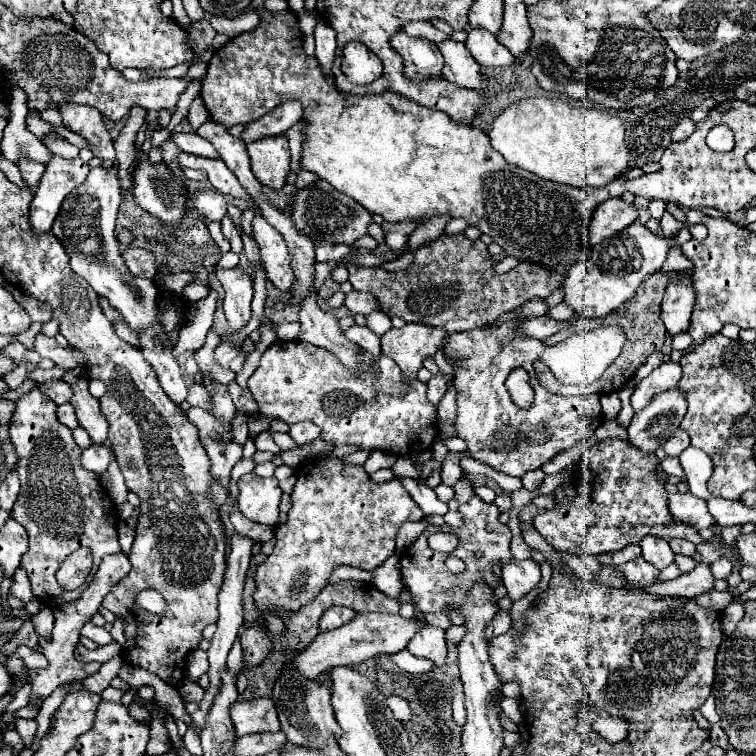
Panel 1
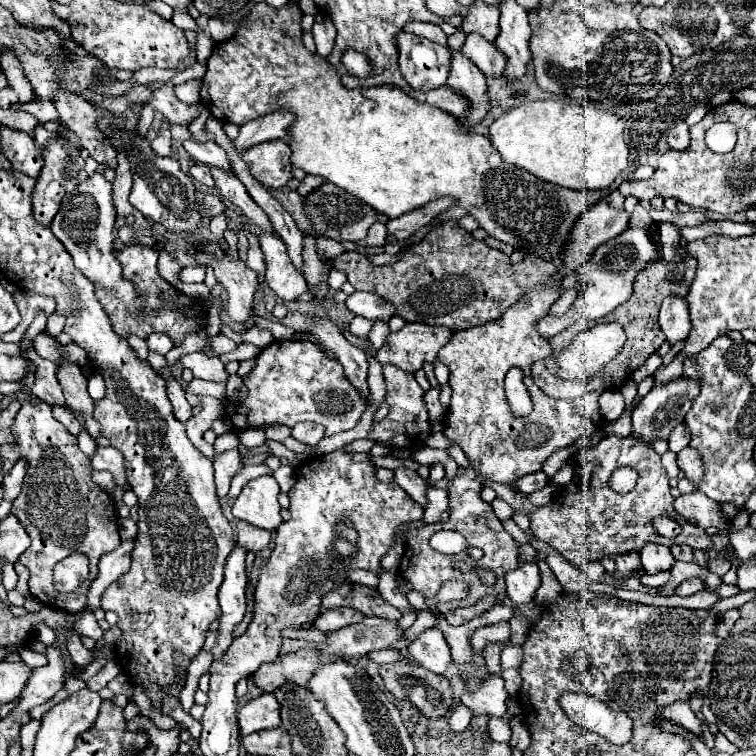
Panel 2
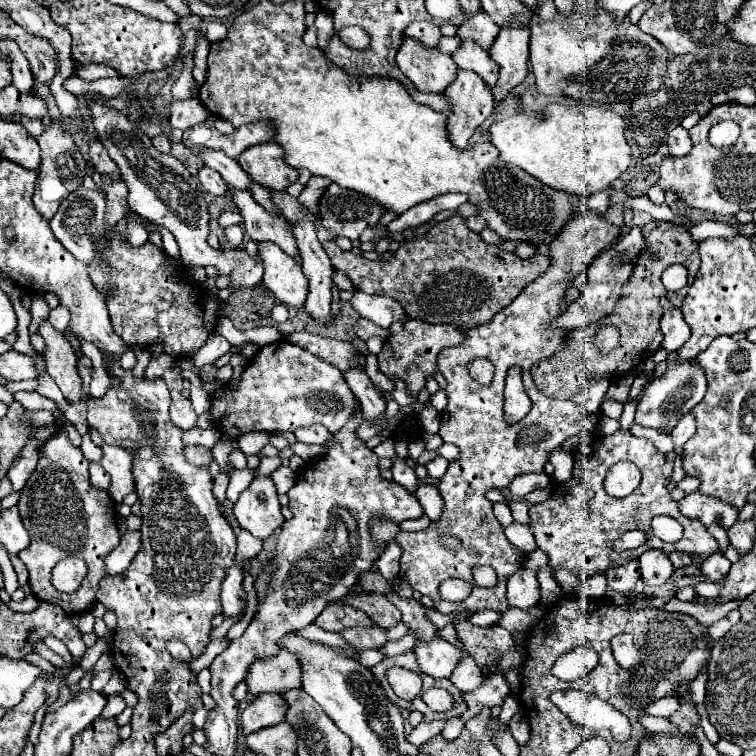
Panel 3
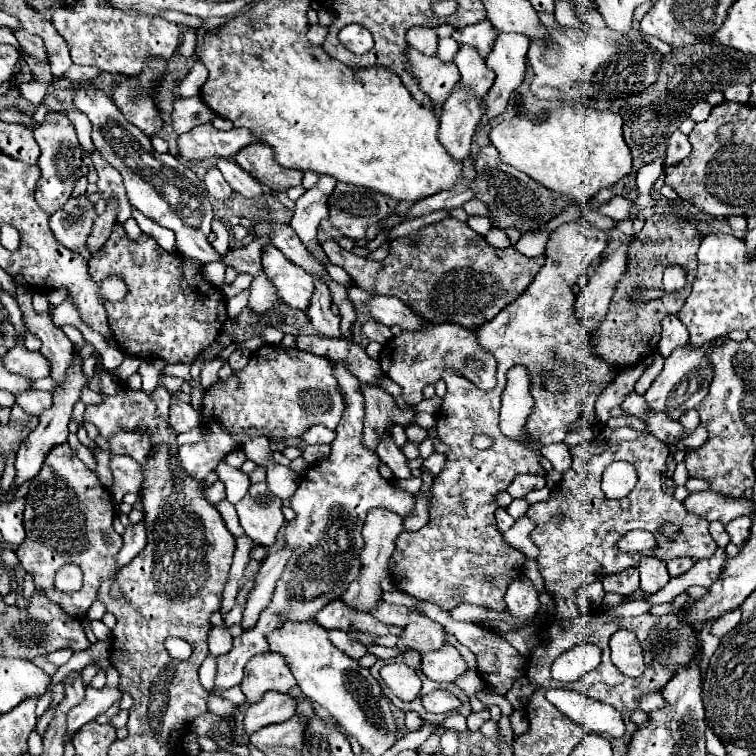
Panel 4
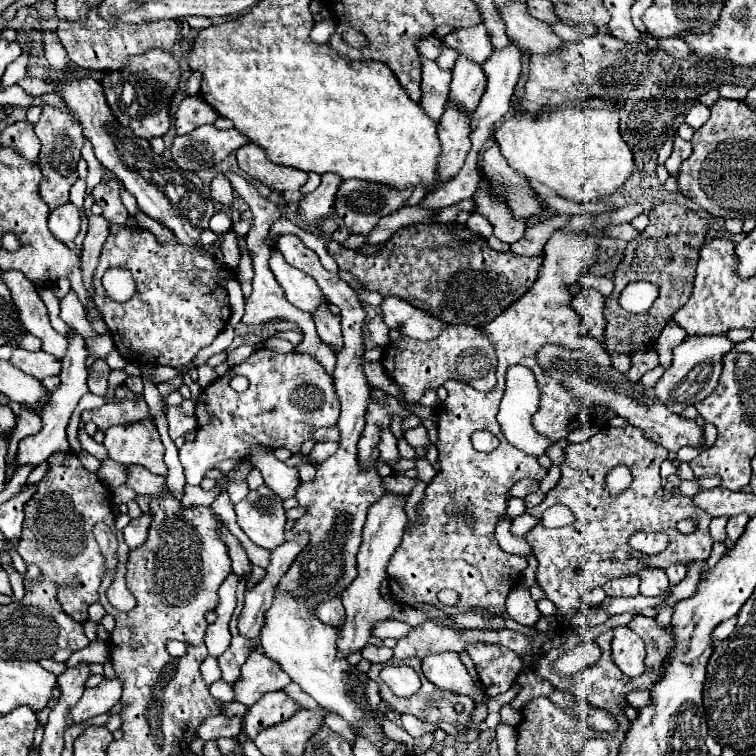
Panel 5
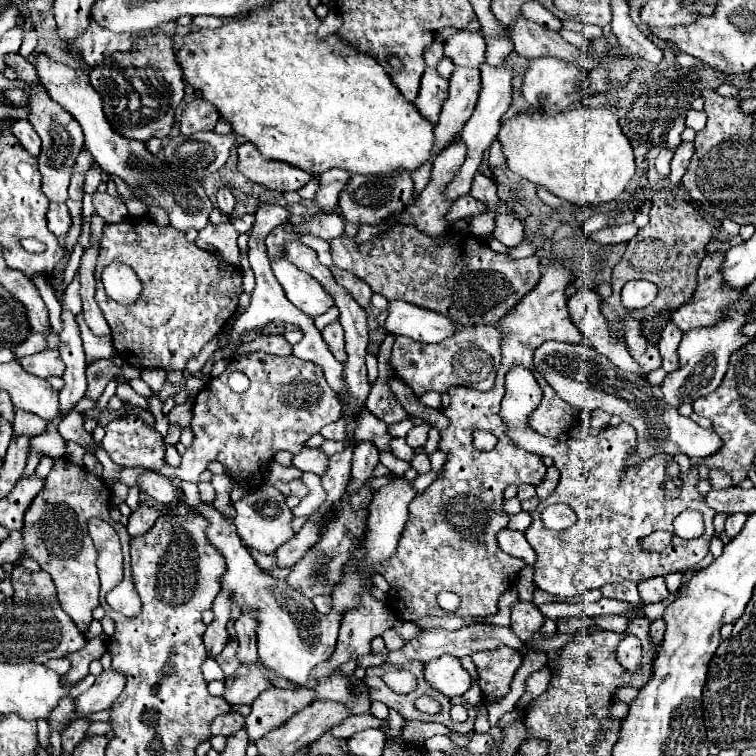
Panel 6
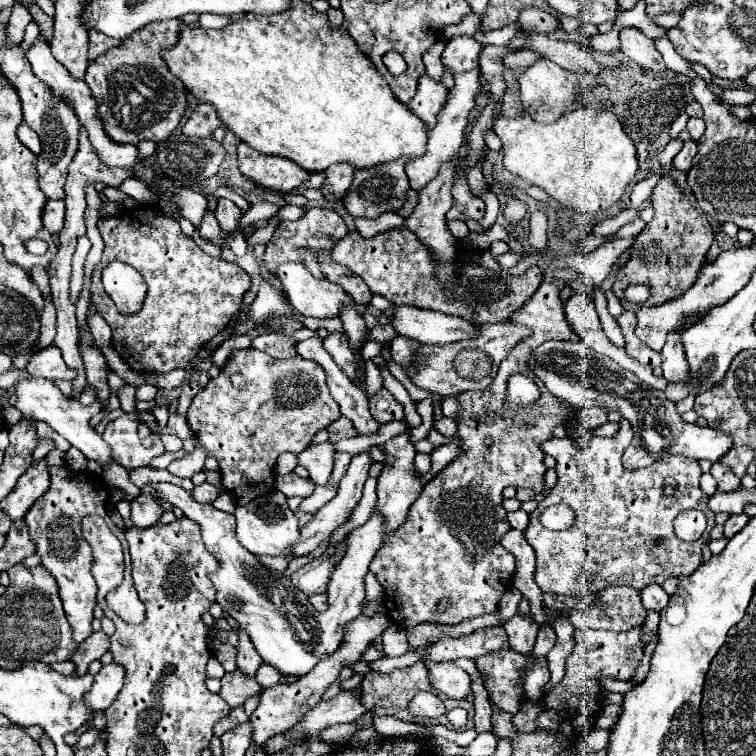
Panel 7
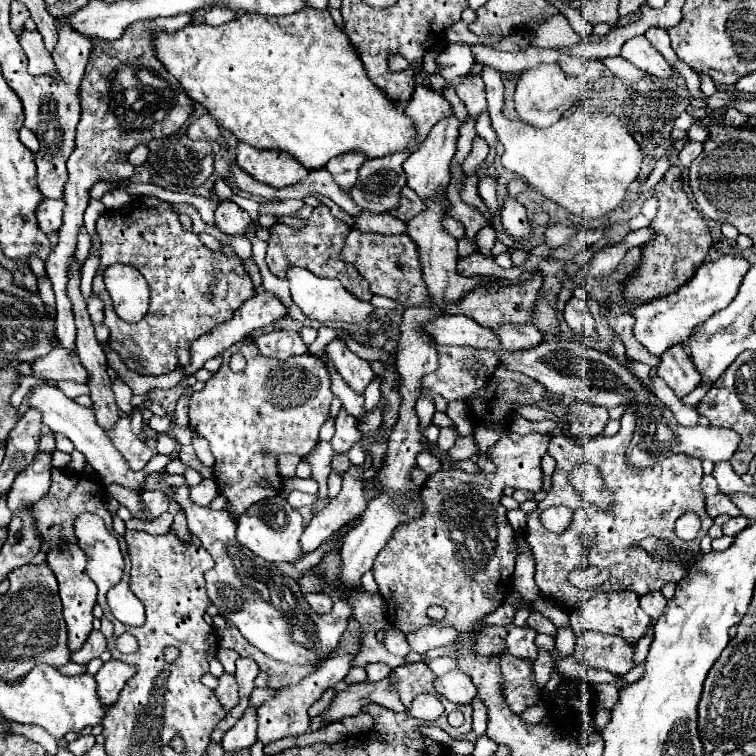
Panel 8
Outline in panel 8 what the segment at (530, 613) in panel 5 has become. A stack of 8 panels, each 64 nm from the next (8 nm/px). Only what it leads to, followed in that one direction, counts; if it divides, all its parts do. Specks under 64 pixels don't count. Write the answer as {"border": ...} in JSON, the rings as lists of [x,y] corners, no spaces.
{"border":[[[506,626],[508,628],[508,636],[506,636],[506,650],[508,654],[522,658],[522,660],[534,660],[538,656],[538,646],[534,644],[534,636],[536,632],[530,626]]]}

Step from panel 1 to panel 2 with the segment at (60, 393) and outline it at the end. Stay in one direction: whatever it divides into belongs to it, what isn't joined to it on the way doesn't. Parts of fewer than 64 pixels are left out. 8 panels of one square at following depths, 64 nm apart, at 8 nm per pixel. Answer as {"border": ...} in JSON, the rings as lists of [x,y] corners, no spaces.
{"border":[[[23,339],[19,343],[21,352],[25,352],[28,355],[28,360],[34,362],[36,366],[36,372],[34,372],[34,386],[32,386],[32,394],[38,396],[40,400],[46,400],[48,404],[58,404],[58,406],[66,406],[64,402],[64,392],[62,392],[62,386],[58,384],[56,380],[56,366],[54,362],[50,360],[44,360],[42,356],[36,354],[36,350],[33,348],[32,341]]]}

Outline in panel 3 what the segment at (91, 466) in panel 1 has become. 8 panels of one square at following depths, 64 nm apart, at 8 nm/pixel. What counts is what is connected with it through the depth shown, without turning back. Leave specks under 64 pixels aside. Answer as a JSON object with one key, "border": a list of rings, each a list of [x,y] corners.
{"border":[[[102,444],[104,458],[100,466],[110,474],[110,496],[120,504],[122,498],[130,492],[134,492],[134,476],[132,476],[132,456],[122,450],[120,446],[112,444]]]}

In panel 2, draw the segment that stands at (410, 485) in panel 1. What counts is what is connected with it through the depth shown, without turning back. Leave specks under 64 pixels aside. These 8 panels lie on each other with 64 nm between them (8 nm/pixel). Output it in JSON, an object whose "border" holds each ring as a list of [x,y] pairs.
{"border":[[[396,468],[396,470],[394,470],[394,482],[396,482],[400,488],[404,488],[414,502],[418,502],[420,506],[426,506],[426,496],[424,496],[424,494],[426,494],[428,484],[426,484],[426,480],[422,480],[414,470]]]}

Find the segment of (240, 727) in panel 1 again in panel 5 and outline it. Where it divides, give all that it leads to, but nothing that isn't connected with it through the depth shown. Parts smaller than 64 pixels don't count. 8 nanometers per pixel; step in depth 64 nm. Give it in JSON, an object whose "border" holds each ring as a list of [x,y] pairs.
{"border":[[[284,690],[268,692],[248,708],[248,714],[244,716],[244,732],[254,740],[254,736],[258,736],[264,728],[288,720],[298,710],[300,704],[294,702]]]}

